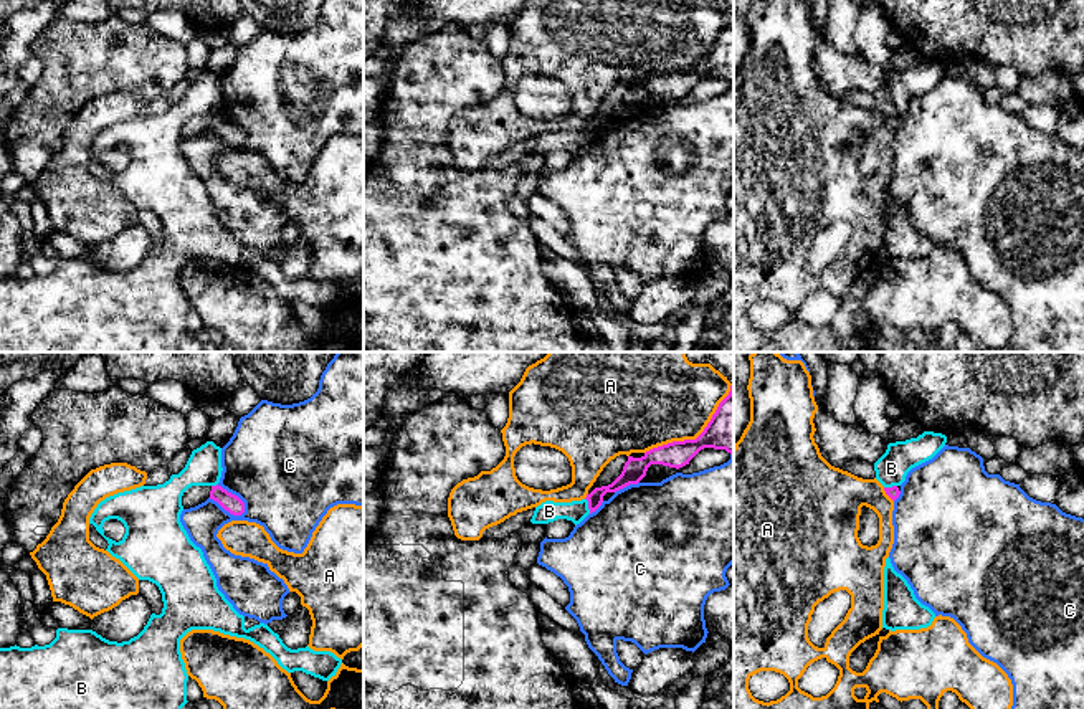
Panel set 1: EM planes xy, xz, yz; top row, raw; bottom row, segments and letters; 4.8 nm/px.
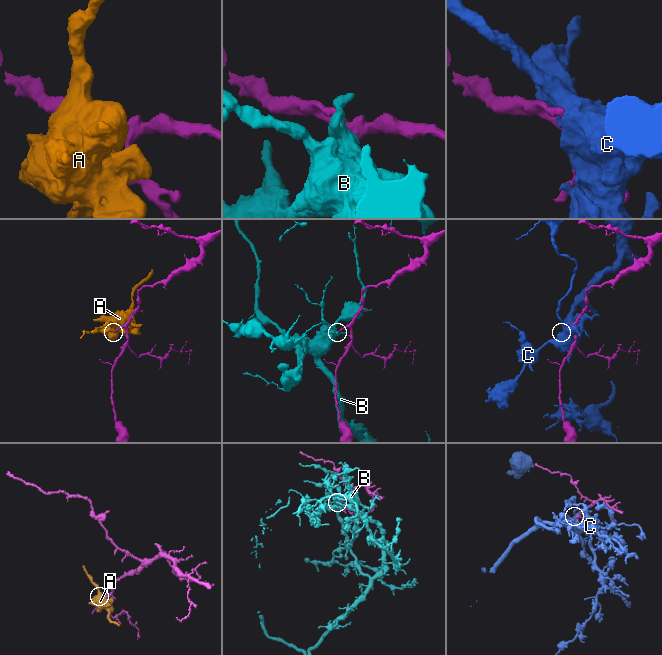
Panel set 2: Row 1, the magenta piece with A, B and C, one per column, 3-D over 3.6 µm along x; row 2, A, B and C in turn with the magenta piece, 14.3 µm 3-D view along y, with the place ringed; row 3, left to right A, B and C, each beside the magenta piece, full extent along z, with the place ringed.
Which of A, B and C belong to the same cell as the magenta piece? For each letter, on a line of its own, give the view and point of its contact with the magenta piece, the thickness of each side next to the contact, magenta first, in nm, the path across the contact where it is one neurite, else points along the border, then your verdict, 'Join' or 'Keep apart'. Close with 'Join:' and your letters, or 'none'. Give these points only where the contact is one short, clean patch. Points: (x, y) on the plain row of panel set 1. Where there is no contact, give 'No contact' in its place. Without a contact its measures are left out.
A: Touches magenta at xz (698, 66). Thickness 220 nm (magenta) against 360 nm. Keep apart
B: Touches magenta at xz (589, 136). Thickness 80 nm (magenta) against 110 nm. Boundary: xz (585, 128), (590, 142). Keep apart
C: Touches magenta at xy (237, 126). Thickness 90 nm (magenta) against 500 nm. Keep apart
Join: none

